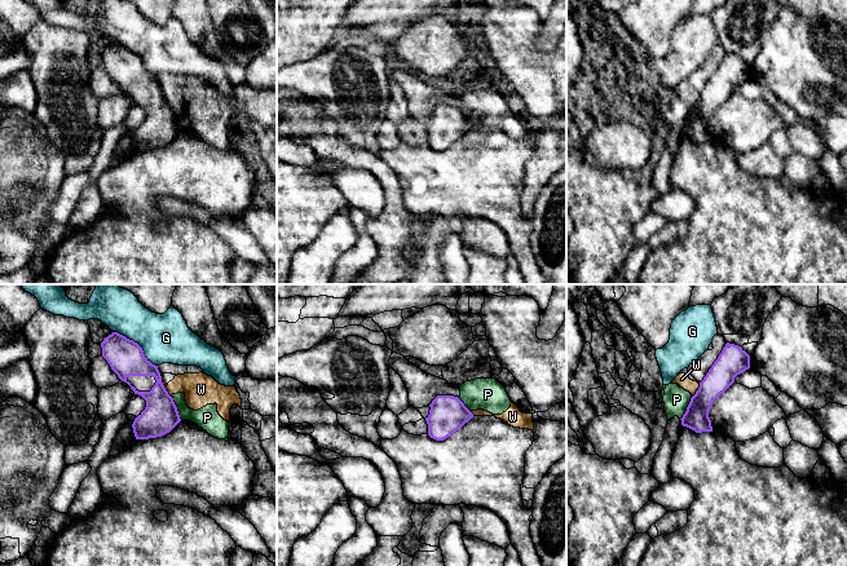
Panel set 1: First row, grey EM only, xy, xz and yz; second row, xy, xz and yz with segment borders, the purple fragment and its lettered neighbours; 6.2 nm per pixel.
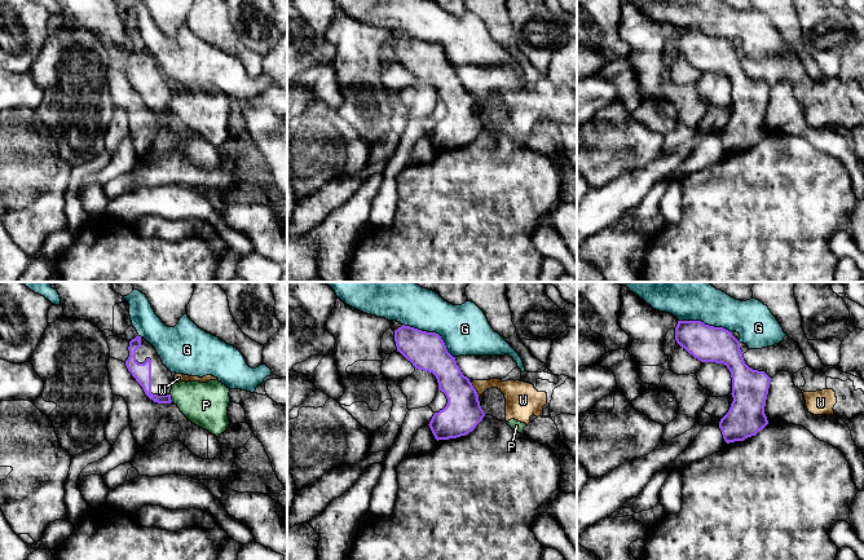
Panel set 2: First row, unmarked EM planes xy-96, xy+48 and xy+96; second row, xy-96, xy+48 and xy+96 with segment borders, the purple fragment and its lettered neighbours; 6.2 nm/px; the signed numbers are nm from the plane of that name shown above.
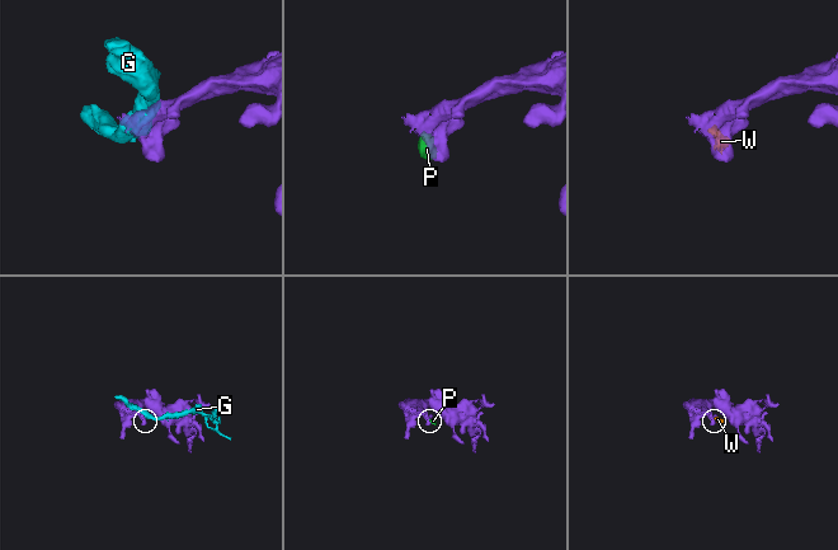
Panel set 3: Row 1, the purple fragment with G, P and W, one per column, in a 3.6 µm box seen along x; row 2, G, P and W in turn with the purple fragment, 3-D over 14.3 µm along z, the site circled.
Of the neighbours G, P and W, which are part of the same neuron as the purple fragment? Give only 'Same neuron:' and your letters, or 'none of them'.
Same neuron: G

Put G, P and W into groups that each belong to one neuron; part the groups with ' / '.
G / P W

